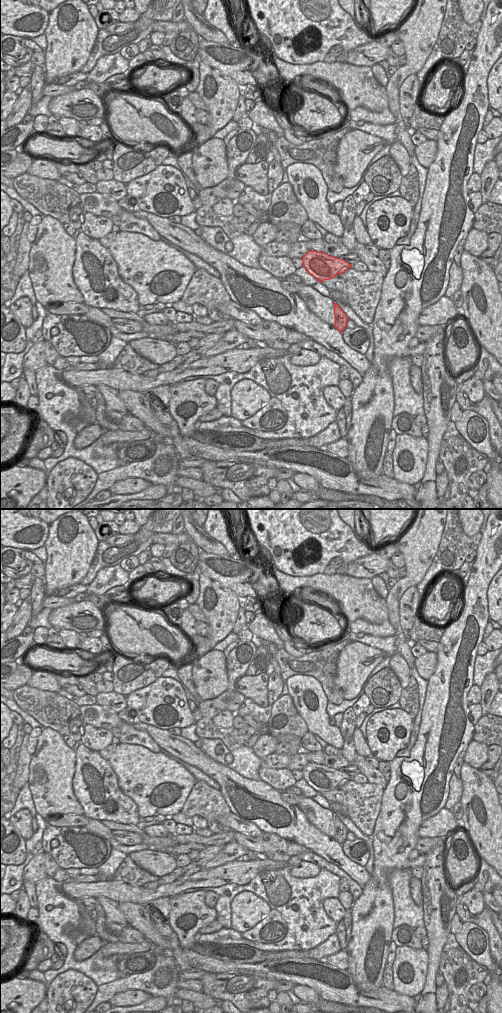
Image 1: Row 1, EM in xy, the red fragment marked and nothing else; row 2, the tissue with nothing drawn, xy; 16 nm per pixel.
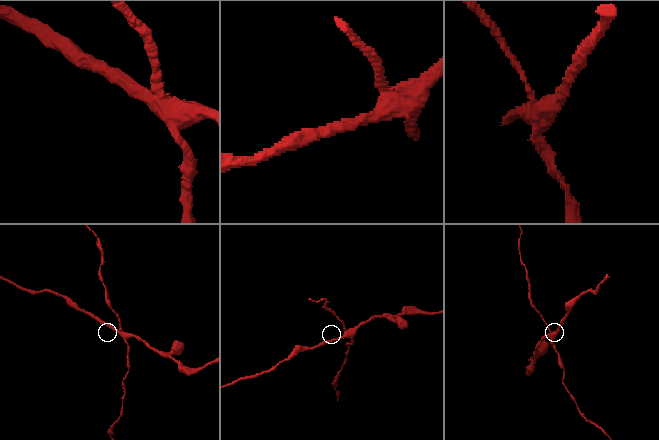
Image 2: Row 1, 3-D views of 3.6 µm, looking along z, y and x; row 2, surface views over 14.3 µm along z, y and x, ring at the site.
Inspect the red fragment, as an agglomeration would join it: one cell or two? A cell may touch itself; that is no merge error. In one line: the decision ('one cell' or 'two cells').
two cells

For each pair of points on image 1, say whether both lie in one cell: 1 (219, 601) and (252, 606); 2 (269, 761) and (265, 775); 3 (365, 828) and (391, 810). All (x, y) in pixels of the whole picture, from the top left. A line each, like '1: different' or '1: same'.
1: different
2: different
3: different

